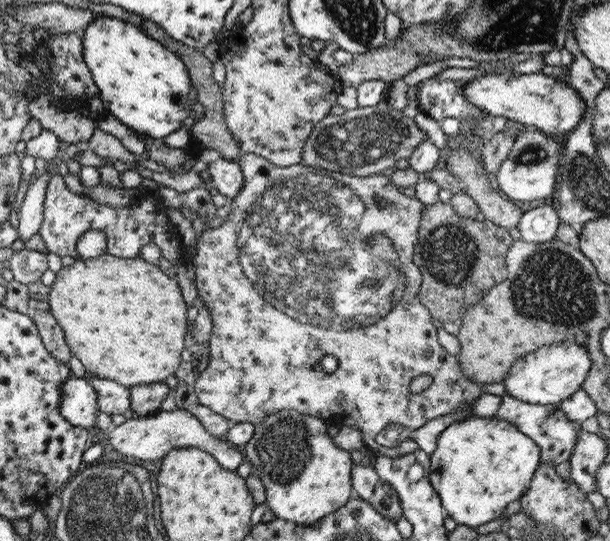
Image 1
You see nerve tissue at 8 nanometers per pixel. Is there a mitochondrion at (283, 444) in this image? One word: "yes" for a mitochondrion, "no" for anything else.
yes

